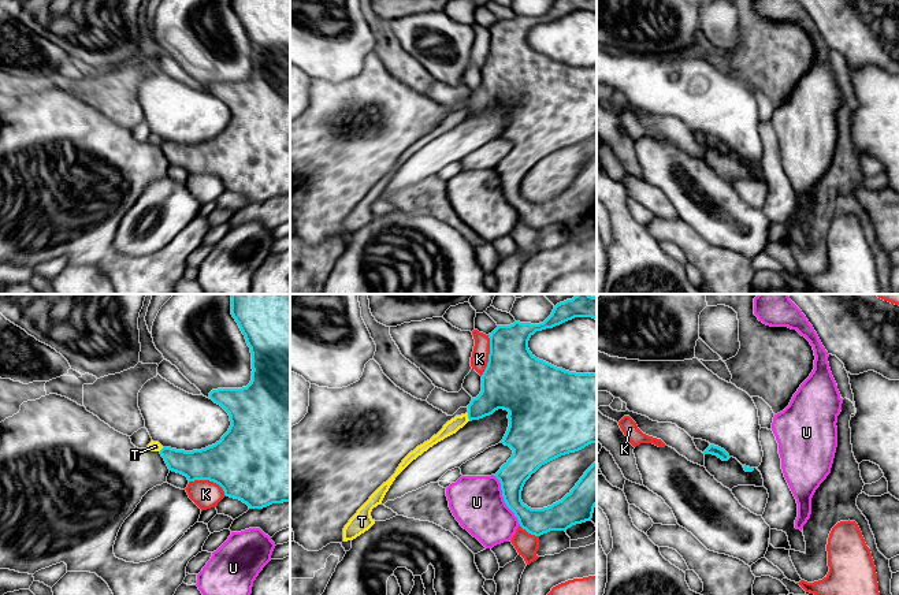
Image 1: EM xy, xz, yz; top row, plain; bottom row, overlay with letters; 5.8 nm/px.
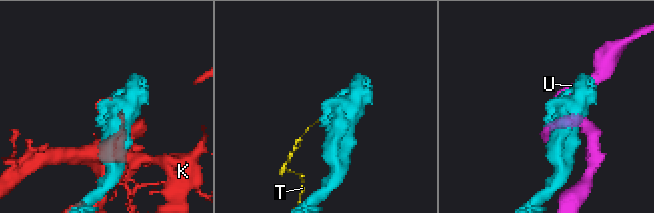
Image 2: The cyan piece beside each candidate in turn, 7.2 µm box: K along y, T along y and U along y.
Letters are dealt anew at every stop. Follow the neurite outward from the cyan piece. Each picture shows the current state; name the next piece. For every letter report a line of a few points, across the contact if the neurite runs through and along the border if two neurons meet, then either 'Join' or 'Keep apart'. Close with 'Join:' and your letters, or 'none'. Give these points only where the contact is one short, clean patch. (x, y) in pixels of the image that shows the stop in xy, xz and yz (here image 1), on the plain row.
K: Keep apart
T: Line: xz (467, 107), (470, 114). Keep apart
U: Keep apart
Join: none

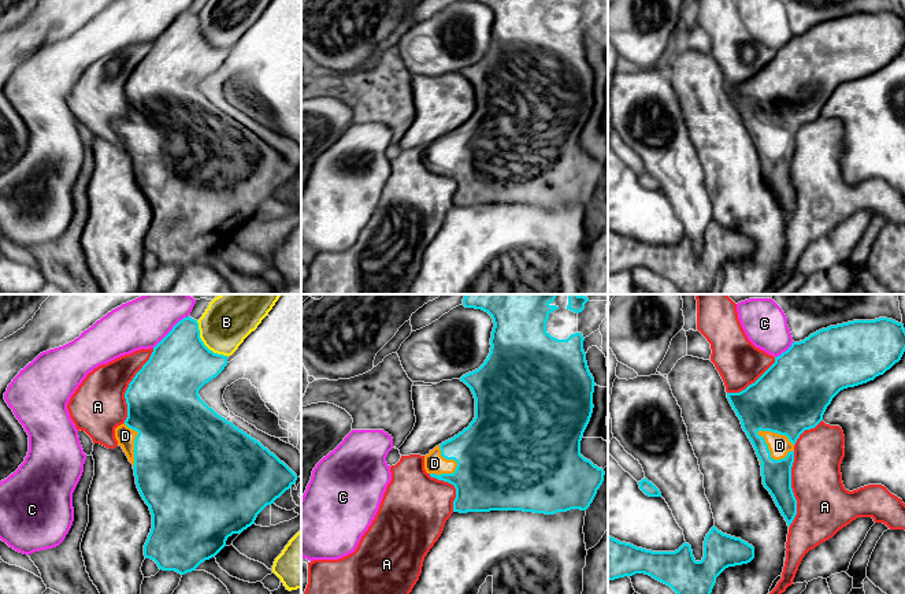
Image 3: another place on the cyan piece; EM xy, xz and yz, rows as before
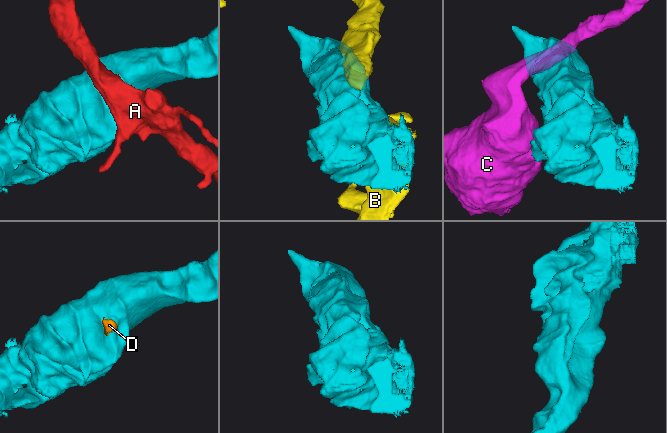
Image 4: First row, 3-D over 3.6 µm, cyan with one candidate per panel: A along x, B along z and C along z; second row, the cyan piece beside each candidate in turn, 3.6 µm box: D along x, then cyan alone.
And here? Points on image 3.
A: Keep apart
B: Keep apart
C: Keep apart
D: Line: yz (781, 107), (757, 126), (770, 148), (779, 138). Join
Join: D

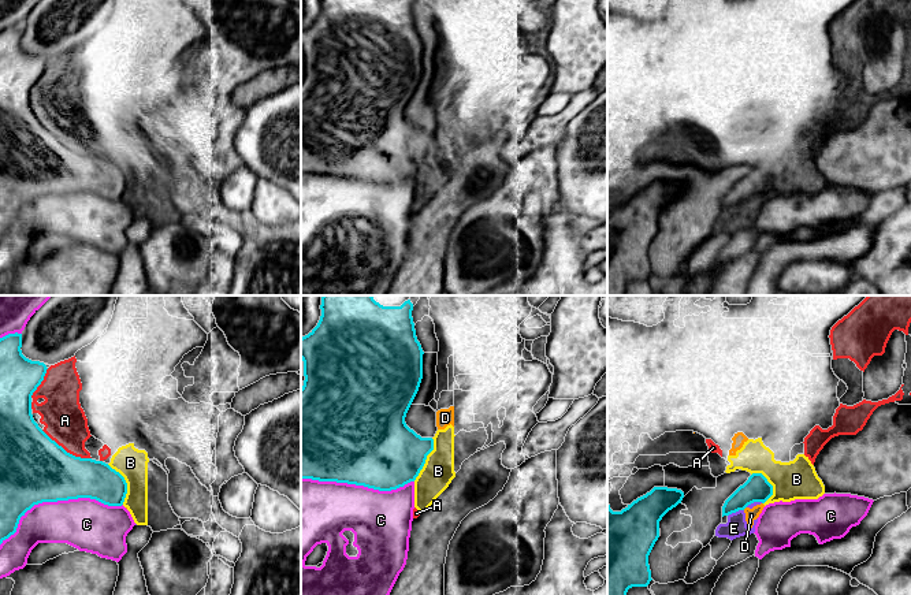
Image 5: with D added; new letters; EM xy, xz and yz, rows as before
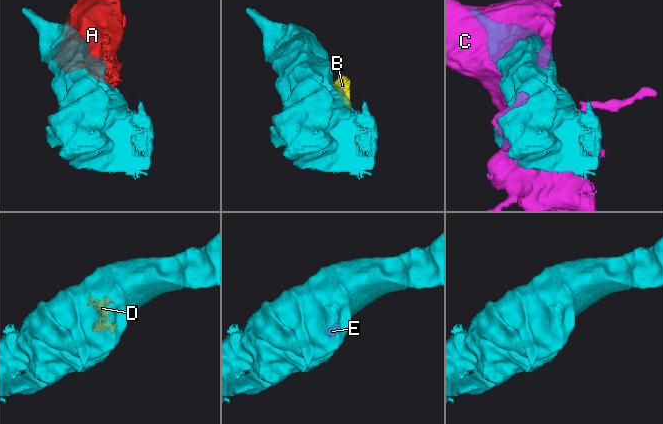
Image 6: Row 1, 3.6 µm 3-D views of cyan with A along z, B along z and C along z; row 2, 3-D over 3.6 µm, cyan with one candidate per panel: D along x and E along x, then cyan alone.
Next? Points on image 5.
A: Keep apart
B: Line: xy (107, 157), (126, 177), (123, 197). Keep apart
C: Keep apart
D: Line: yz (746, 200), (743, 203). Keep apart
E: Line: yz (743, 203), (728, 209). Keep apart
Join: none

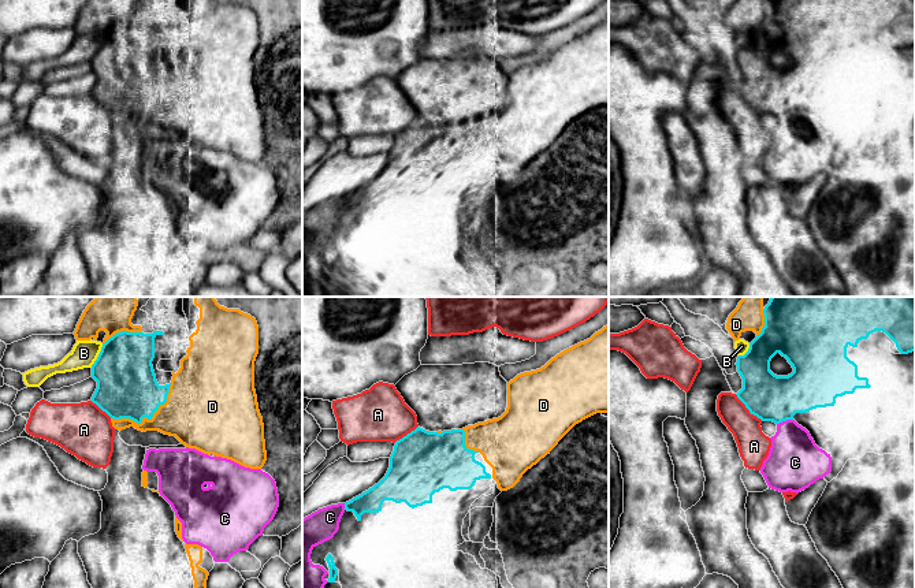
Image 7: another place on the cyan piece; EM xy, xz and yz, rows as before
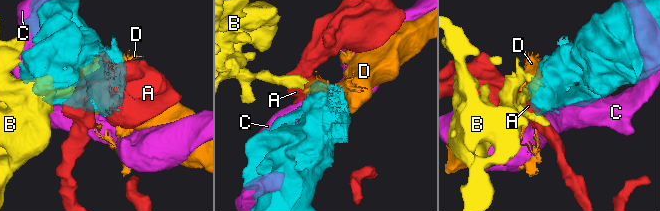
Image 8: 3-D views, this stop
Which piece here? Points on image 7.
A: Line: yz (735, 88), (751, 107), (762, 114). Keep apart
B: Line: xy (103, 37), (97, 52), (90, 60). Keep apart
C: Keep apart
D: Join
Join: D

